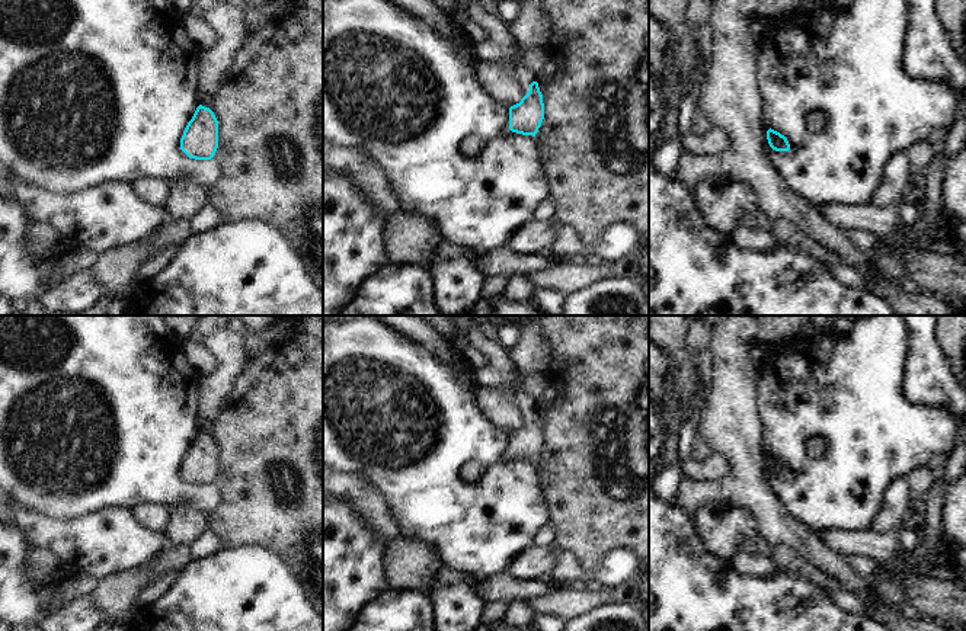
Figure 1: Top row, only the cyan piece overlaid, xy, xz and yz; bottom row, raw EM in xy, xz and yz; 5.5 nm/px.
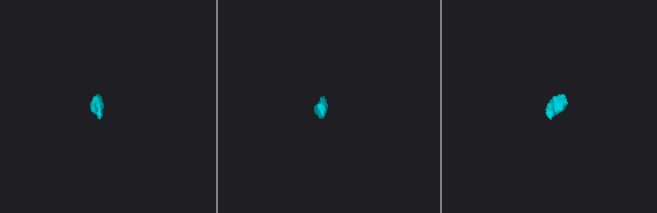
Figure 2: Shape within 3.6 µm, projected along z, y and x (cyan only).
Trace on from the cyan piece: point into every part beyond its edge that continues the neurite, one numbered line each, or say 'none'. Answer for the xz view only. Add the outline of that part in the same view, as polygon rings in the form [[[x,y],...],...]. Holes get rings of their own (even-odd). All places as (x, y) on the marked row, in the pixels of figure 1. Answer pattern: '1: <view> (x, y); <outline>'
1: xz (498, 47); [[[458,0],[468,17],[480,25],[486,38],[474,45],[474,54],[479,63],[498,63],[511,70],[515,76],[521,97],[524,97],[530,84],[535,81],[535,74],[522,63],[516,54],[515,42],[508,31],[506,22],[486,15],[477,0]]]

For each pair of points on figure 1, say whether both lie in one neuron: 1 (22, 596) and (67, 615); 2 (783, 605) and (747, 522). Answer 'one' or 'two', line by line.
1: two
2: two

